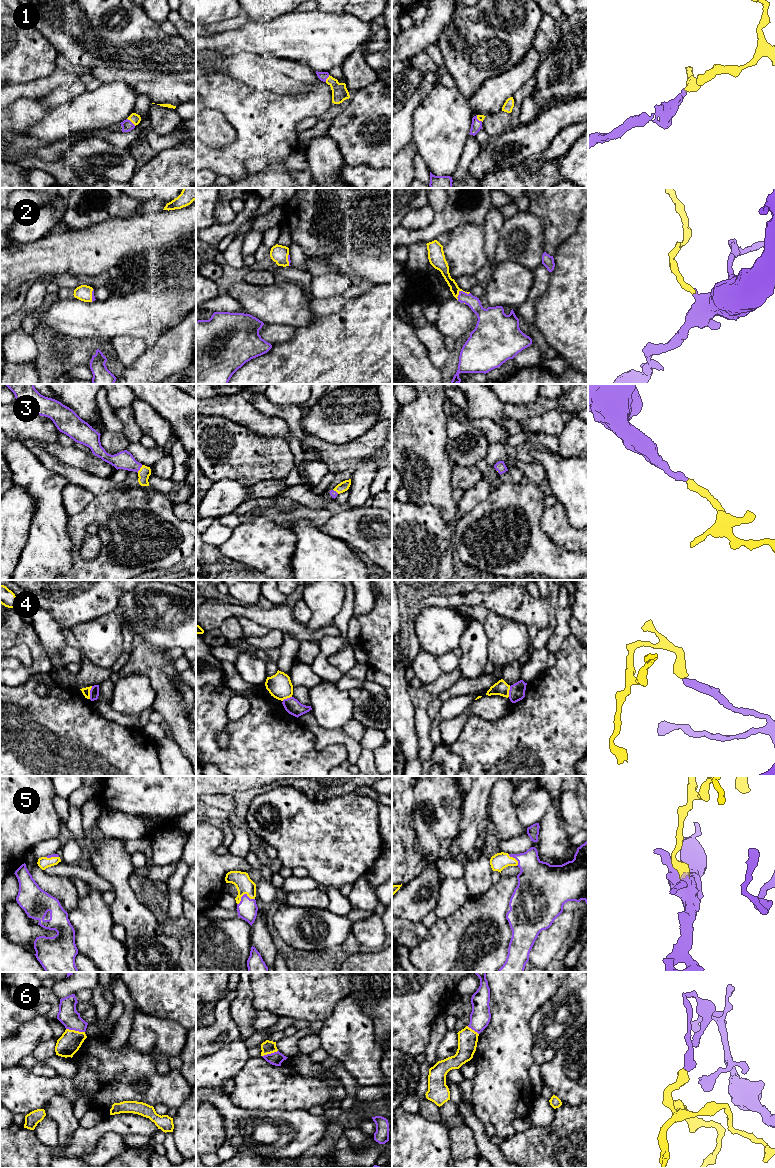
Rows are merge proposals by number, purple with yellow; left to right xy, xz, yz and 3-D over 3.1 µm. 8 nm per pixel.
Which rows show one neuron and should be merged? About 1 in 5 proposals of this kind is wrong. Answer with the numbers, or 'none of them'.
1, 2, 3, 5

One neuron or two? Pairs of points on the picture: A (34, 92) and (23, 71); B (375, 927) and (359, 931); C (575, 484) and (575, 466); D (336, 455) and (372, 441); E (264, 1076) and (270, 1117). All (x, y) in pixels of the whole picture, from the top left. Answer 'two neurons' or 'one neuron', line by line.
A: two neurons
B: one neuron
C: one neuron
D: one neuron
E: two neurons

